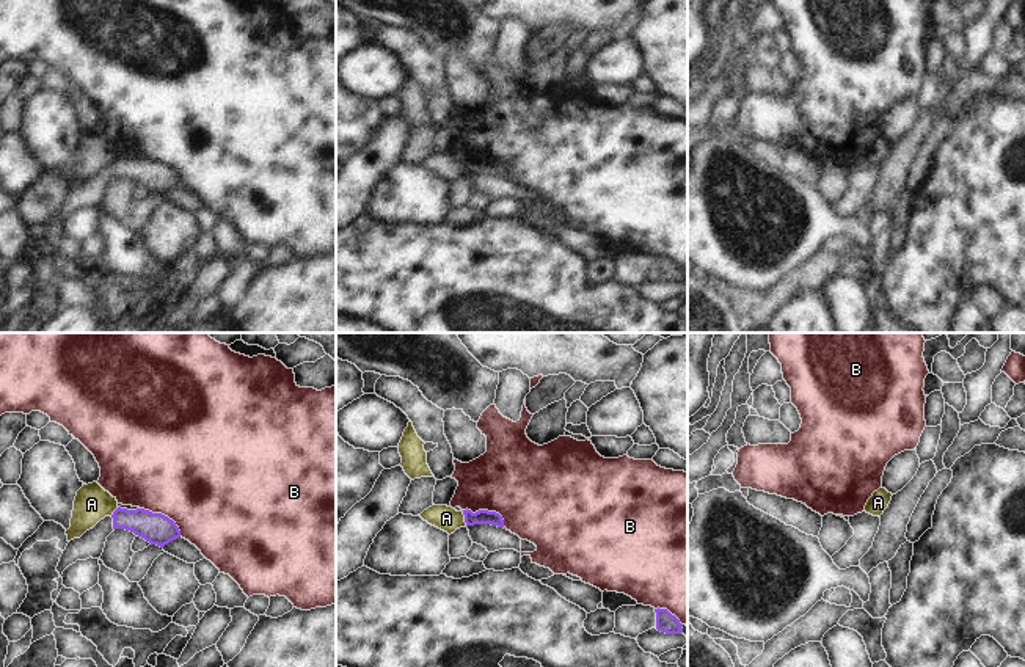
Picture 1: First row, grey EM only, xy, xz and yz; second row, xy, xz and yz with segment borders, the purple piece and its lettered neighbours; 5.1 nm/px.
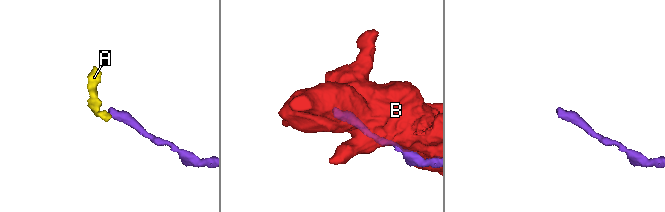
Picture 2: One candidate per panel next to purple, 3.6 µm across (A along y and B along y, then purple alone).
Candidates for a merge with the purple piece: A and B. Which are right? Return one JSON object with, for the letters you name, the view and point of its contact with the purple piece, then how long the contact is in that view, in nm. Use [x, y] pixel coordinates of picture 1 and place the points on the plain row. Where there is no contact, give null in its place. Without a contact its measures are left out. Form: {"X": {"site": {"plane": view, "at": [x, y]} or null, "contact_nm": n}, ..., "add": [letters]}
{"add": []}

